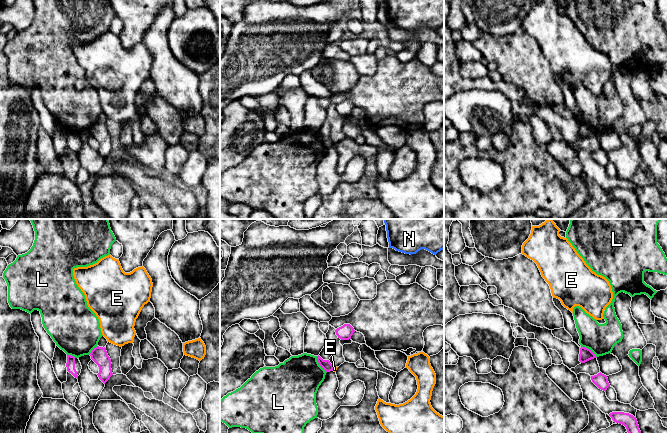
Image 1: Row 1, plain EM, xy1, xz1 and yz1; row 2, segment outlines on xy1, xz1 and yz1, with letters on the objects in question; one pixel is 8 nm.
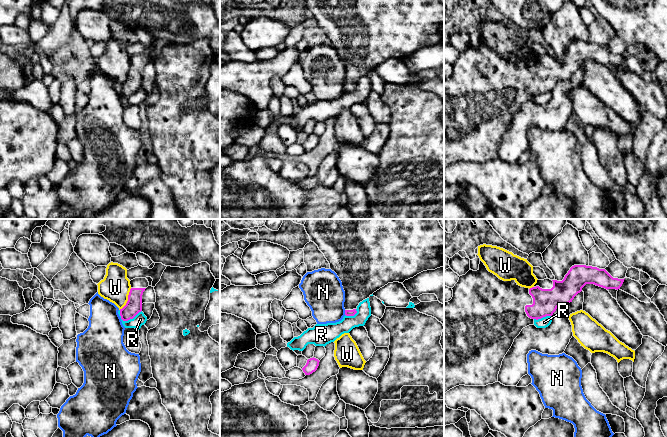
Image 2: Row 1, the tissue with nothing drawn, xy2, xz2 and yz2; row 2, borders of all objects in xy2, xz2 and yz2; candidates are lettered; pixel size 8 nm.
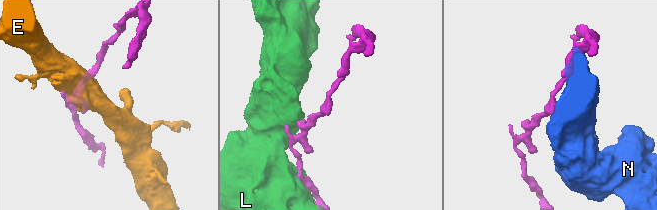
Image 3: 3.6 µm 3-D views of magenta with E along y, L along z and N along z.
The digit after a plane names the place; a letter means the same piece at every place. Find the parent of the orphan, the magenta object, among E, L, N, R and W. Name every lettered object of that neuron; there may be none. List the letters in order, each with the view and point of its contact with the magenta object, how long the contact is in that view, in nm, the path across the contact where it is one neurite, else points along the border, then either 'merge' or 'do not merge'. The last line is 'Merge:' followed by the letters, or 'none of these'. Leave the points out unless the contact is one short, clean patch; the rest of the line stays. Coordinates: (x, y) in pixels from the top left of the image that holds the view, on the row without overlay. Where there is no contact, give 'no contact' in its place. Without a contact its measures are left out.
E: meets magenta in xz1 at (332, 145); contact 40 nm long; border along xz1 (334, 143), (332, 146); do not merge
L: meets magenta in xz1 at (319, 140); contact 160 nm long; do not merge
N: meets magenta in xz2 at (345, 88); contact 40 nm long; border along xz2 (344, 86), (345, 90); do not merge
R: meets magenta in xy2 at (129, 95); contact 190 nm long; border along xy2 (141, 86), (127, 96), (123, 96), (119, 91); do not merge
W: meets magenta in xy2 at (128, 75); contact 200 nm long; do not merge
Merge: none of these

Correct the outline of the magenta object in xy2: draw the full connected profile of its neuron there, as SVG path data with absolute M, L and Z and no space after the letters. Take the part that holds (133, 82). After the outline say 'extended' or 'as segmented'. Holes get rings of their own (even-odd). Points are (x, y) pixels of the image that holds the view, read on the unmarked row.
M135 54L130 57L131 65L126 81L120 85L120 92L123 97L133 95L142 87L142 71L149 62L146 54Z; extended

